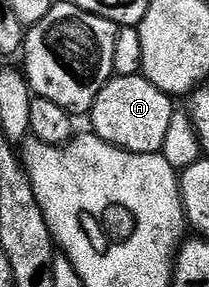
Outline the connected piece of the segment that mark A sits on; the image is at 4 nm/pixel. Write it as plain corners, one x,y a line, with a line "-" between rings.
139,74
133,76
112,77
110,82
101,88
93,104
89,121
90,129
102,142
113,144
122,150
134,154
158,154
165,144
169,122
177,111
172,95
161,92
148,78

